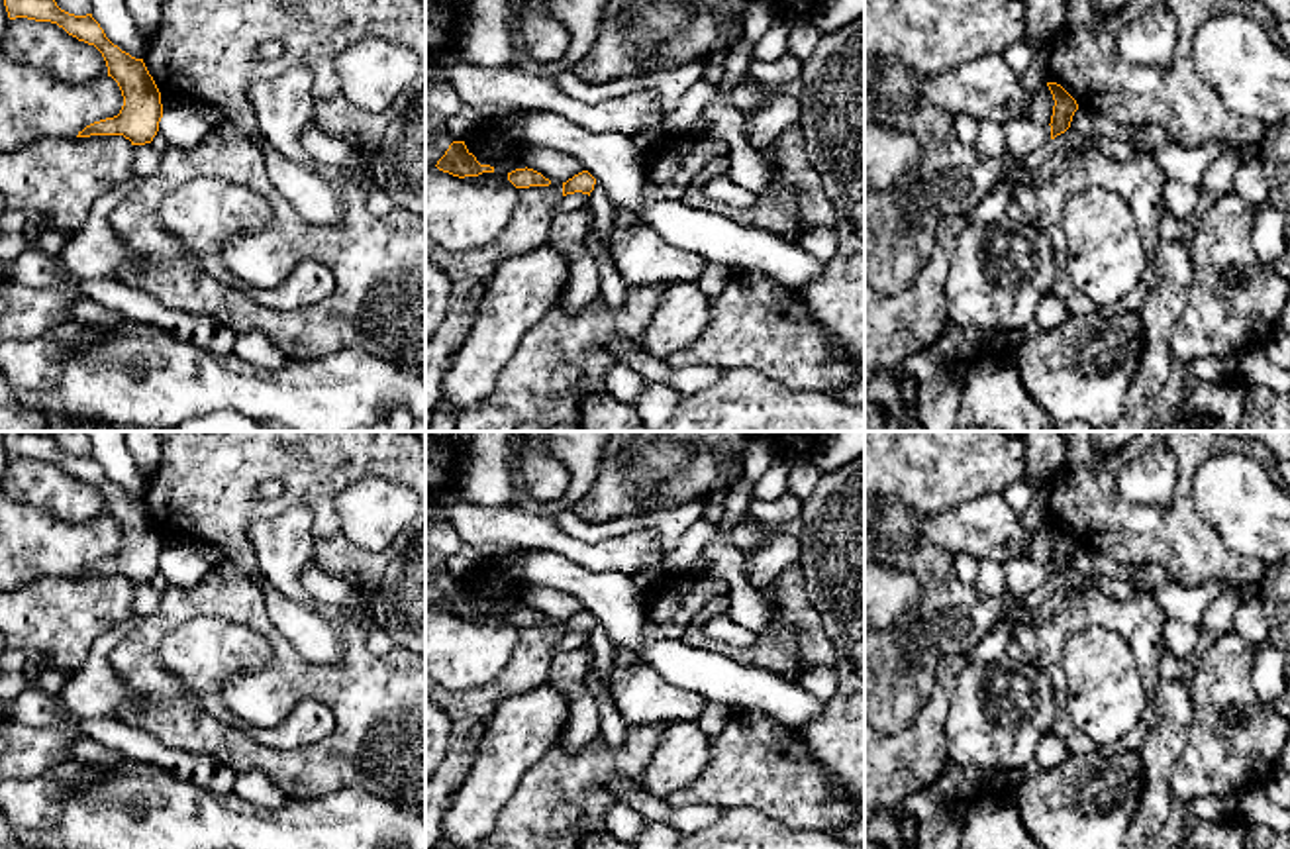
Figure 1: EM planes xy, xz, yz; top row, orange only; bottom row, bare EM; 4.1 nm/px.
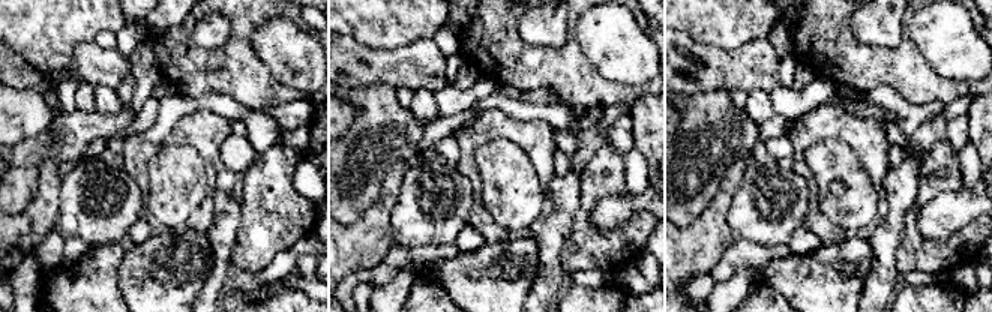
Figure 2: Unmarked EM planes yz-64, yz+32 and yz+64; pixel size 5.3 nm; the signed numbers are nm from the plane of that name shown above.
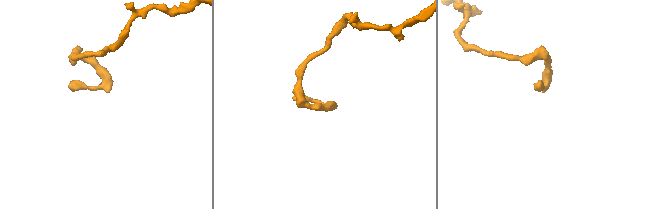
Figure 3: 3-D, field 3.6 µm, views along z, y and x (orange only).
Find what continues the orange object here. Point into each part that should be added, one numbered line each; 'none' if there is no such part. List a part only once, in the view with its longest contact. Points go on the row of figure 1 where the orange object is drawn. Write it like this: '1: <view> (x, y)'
none

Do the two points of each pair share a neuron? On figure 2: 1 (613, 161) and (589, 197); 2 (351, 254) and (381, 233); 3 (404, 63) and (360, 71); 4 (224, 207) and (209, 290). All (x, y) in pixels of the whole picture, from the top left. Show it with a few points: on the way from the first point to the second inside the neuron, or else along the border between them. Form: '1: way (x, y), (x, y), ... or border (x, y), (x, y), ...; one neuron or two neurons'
1: way (604, 168), (599, 171), (595, 188); one neuron
2: way (359, 246), (374, 234); one neuron
3: way (393, 66), (371, 68); one neuron
4: way (222, 228), (219, 269); one neuron

